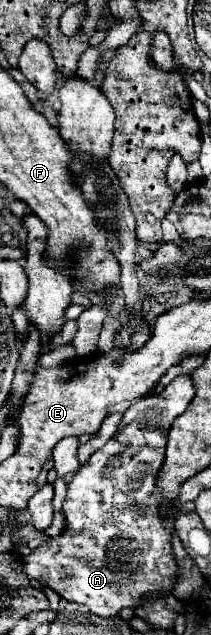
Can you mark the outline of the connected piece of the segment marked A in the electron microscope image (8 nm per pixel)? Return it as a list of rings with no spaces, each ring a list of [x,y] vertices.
[[[191,375],[175,377],[159,395],[147,395],[135,401],[123,415],[123,423],[117,433],[97,451],[91,459],[81,465],[71,483],[67,483],[67,495],[63,501],[63,515],[67,525],[55,539],[47,539],[27,557],[23,557],[23,571],[29,579],[37,579],[53,587],[63,599],[87,605],[91,613],[111,619],[125,607],[139,605],[139,599],[147,593],[169,593],[177,563],[171,553],[171,533],[175,531],[175,517],[159,517],[161,489],[155,485],[157,473],[165,459],[167,433],[175,417],[179,417],[195,395]]]

